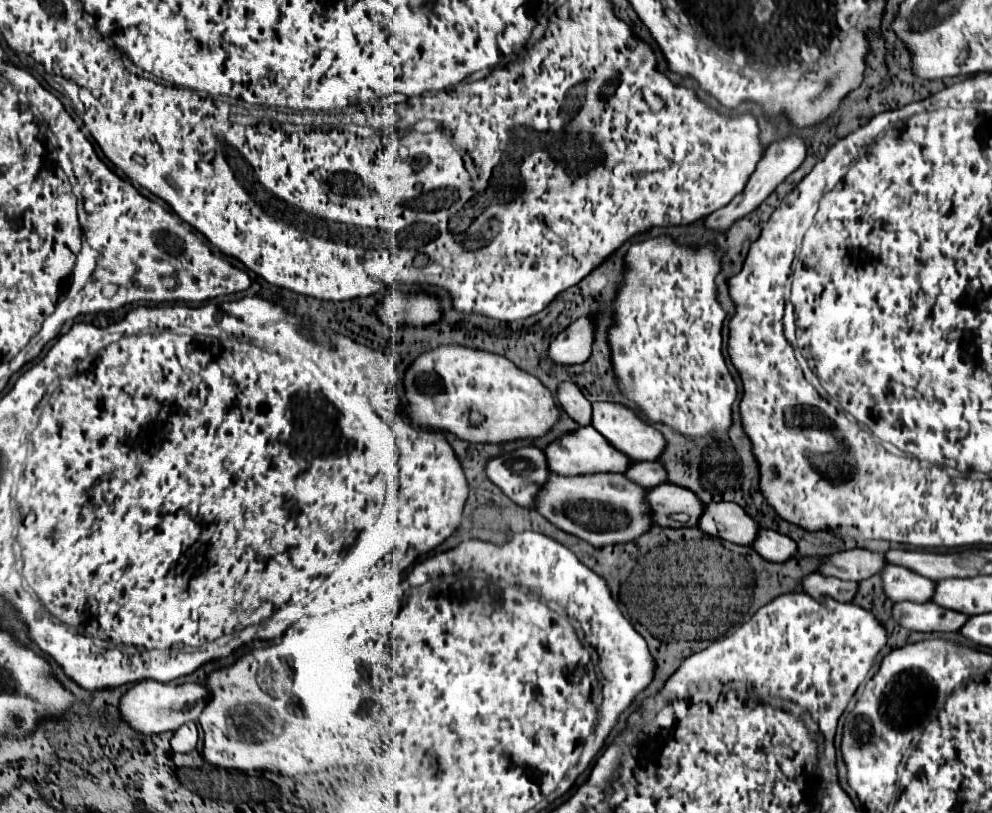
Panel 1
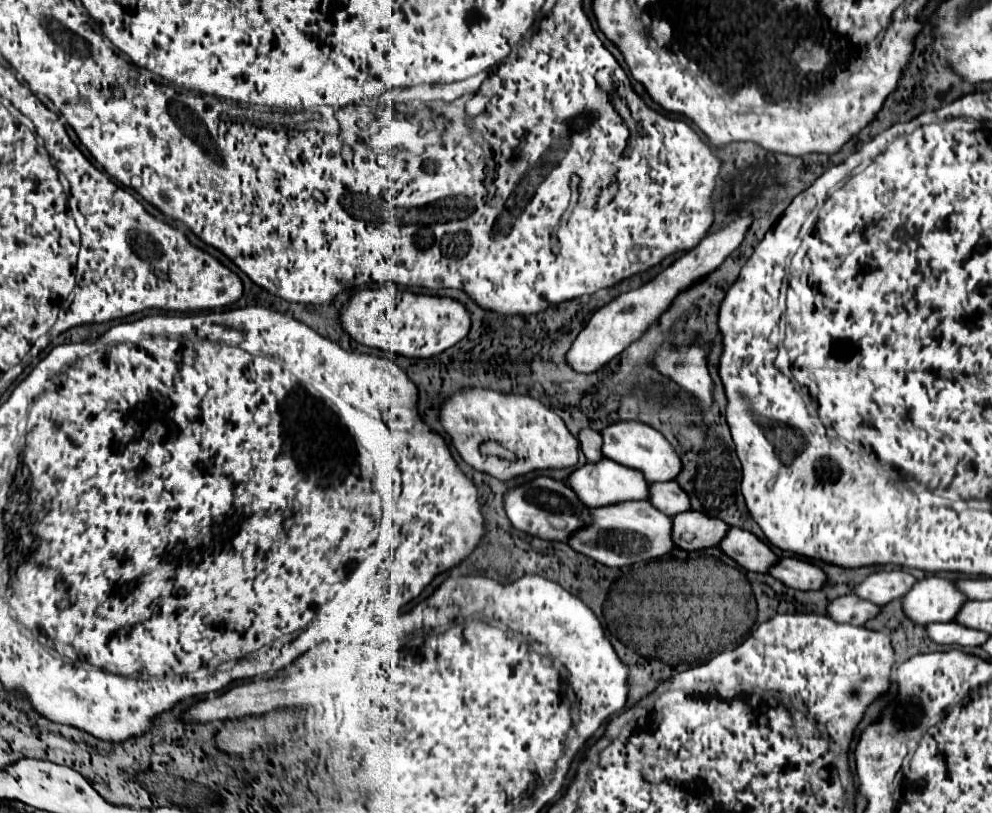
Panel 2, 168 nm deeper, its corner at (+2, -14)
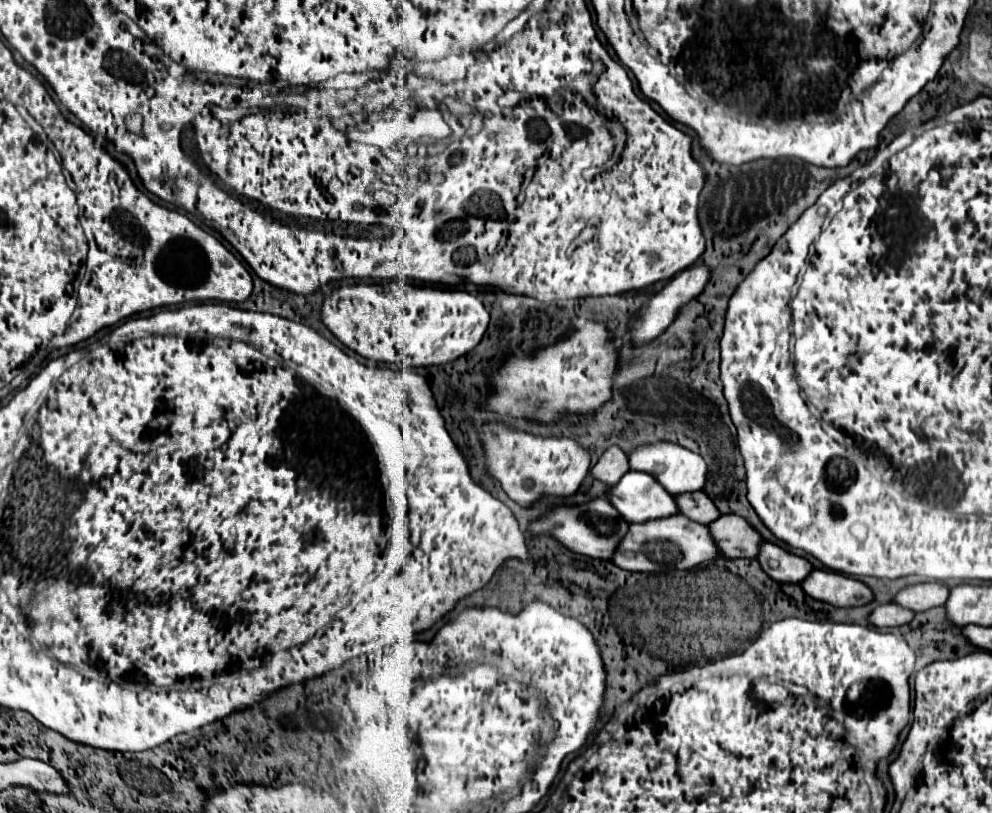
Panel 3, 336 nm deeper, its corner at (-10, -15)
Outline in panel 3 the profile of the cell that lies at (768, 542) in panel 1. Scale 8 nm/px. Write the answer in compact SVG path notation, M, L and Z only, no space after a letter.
M824 569L810 571L800 587L810 597L830 603L834 607L856 607L872 601L872 591L862 581Z

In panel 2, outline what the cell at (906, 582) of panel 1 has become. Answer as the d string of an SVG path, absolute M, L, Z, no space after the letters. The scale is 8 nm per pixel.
M938 576L916 582L902 598L904 612L922 626L932 622L954 622L966 602L968 596L964 596L952 580Z

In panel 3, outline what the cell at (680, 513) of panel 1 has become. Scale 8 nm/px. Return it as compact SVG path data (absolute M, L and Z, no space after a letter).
M720 515L714 523L708 525L708 529L720 555L728 559L754 559L758 555L758 543L762 541L762 537L746 519L738 515Z

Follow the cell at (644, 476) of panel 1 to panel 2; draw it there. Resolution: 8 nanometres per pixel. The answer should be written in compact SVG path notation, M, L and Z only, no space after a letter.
M658 482L650 486L650 502L670 518L690 510L690 498L678 482Z

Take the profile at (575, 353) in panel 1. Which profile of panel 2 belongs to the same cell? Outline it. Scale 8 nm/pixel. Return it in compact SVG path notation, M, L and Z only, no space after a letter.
M738 218L738 220L730 222L730 226L724 226L720 232L706 236L696 248L682 254L672 266L662 270L648 284L640 286L638 290L620 294L616 300L612 300L610 304L600 308L590 318L586 328L578 334L576 342L572 344L572 348L566 356L570 368L574 368L582 374L590 374L590 372L602 368L606 362L610 362L620 352L624 352L632 342L636 342L658 320L658 316L662 316L670 308L670 304L682 290L694 286L698 280L708 276L710 272L714 272L726 260L726 256L730 256L740 246L748 226L750 226L750 218Z

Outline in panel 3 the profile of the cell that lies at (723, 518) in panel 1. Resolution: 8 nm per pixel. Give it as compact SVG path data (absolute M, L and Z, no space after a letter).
M768 541L760 543L756 559L760 567L780 583L800 583L812 571L812 565L804 557L792 555Z

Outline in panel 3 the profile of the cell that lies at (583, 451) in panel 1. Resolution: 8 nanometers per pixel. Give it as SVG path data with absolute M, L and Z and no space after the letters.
M628 471L622 479L606 489L608 501L628 523L642 523L678 513L672 495L642 471Z

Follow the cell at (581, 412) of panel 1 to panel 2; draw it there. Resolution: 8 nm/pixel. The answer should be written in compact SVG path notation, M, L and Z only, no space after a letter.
M582 430L580 436L580 448L584 452L584 456L588 458L588 462L600 462L602 460L602 436L594 430Z

